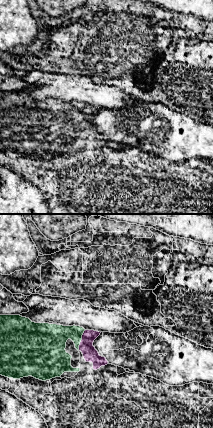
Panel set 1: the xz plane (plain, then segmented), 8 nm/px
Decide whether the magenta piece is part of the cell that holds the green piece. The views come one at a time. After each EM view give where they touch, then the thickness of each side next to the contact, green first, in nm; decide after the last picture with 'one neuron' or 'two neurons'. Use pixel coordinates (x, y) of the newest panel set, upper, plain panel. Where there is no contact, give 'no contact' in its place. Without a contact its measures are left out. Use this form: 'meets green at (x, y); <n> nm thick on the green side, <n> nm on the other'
meets green at (81, 115); 260 nm thick on the green side, 120 nm on the other

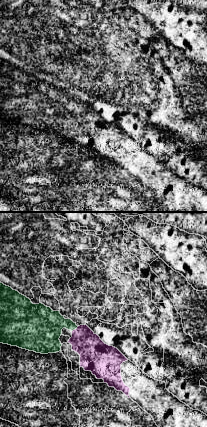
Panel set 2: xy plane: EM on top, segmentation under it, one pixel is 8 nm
meets green at (75, 104); 300 nm thick on the green side, 220 nm on the other

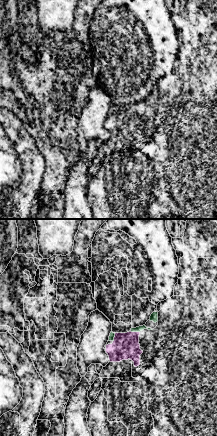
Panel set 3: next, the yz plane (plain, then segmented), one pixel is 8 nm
meets green at (135, 107); 50 nm thick on the green side, 220 nm on the other

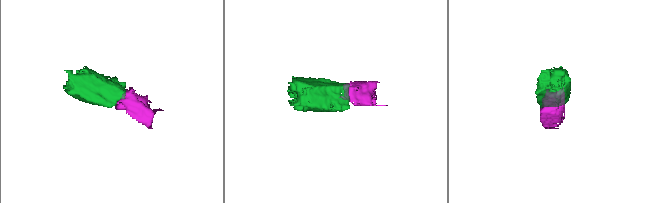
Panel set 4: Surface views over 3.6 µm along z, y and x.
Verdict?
one neuron

